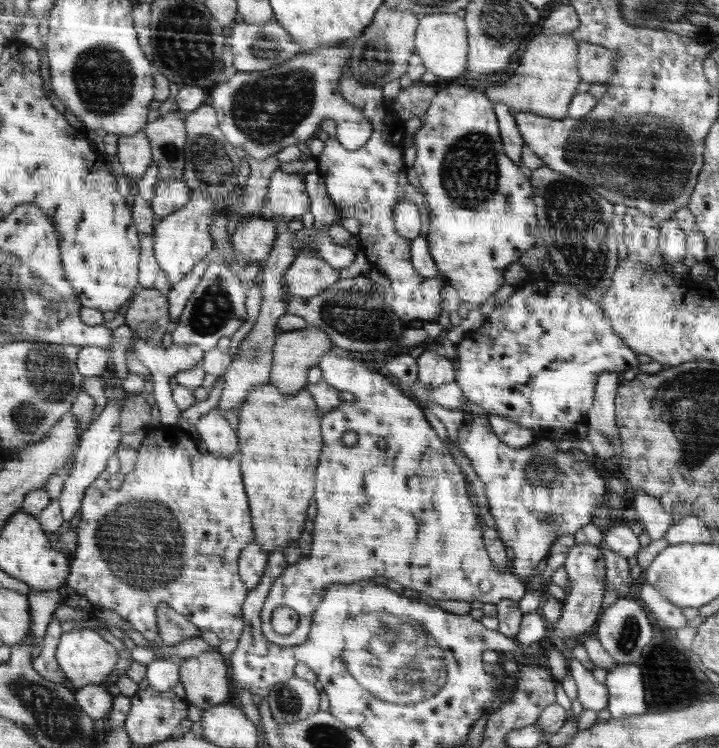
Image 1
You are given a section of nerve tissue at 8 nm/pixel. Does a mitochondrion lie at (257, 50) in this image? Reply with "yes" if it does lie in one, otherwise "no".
yes

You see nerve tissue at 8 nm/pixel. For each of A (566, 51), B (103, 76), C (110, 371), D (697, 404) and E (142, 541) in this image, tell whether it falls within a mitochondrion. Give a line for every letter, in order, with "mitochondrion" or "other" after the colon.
A: other
B: mitochondrion
C: other
D: mitochondrion
E: mitochondrion

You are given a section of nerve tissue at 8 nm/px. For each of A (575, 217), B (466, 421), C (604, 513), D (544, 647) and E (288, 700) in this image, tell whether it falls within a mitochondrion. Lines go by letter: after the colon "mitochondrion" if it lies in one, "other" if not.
A: mitochondrion
B: other
C: other
D: other
E: mitochondrion

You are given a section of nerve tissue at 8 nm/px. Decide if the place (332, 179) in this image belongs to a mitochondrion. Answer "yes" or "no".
no

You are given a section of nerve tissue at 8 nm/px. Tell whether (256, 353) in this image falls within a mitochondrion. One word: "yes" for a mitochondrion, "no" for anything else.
yes

